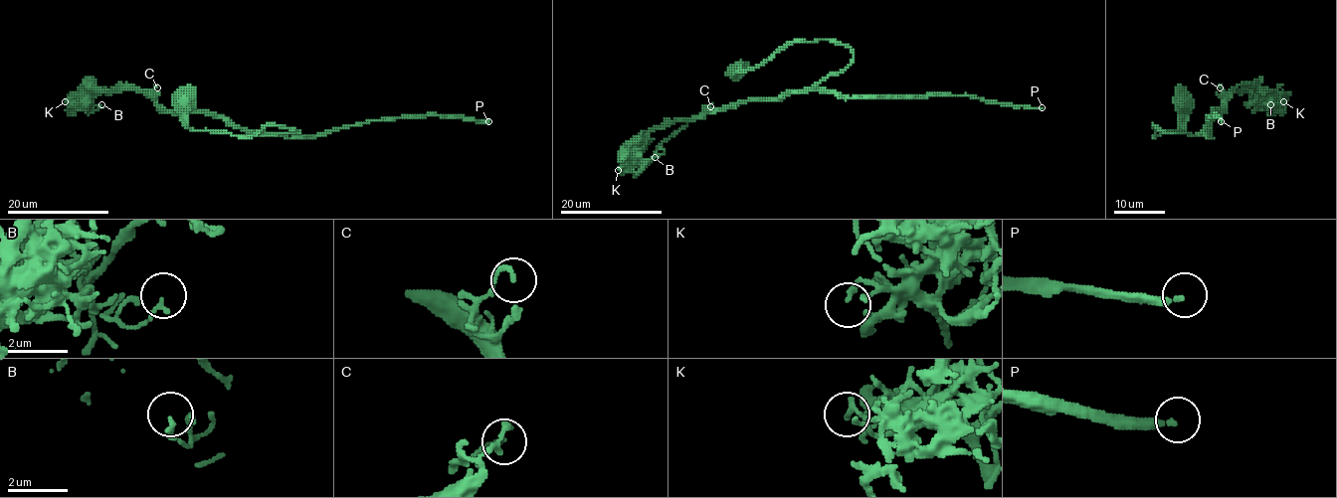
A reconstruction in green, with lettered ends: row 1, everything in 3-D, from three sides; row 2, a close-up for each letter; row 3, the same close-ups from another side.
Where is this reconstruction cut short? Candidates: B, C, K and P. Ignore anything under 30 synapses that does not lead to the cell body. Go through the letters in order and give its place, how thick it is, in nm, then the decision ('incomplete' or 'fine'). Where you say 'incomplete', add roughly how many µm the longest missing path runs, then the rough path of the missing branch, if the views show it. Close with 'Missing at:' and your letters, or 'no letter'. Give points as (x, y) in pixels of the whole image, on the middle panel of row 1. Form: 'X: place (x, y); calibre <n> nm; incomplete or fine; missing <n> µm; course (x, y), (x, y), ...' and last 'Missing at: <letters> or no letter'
B: place (655, 157); calibre 140 nm; fine
C: place (710, 106); calibre 150 nm; fine
K: place (618, 170); calibre 180 nm; fine
P: place (1042, 107); calibre 220 nm; incomplete; missing 45 µm
Missing at: P

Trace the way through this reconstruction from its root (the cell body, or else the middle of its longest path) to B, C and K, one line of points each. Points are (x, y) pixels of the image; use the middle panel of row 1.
B: (737, 70), (795, 41), (831, 40), (853, 54), (808, 88), (654, 126), (638, 152), (655, 157)
C: (737, 70), (758, 67), (795, 41), (831, 40), (853, 54), (844, 70), (808, 88), (707, 111), (710, 106)
K: (737, 70), (758, 67), (795, 41), (831, 40), (853, 54), (844, 70), (808, 88), (654, 126), (618, 170)

